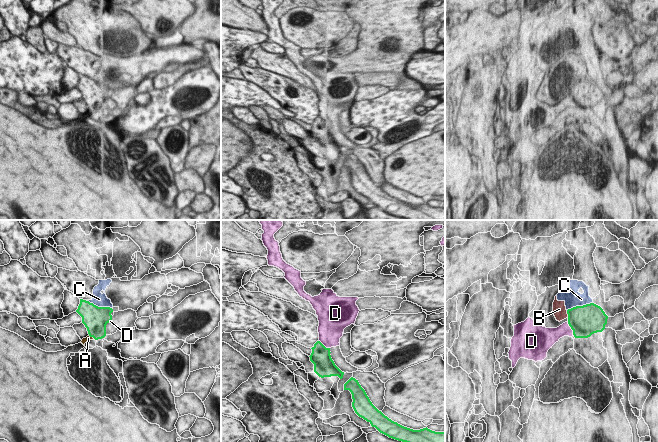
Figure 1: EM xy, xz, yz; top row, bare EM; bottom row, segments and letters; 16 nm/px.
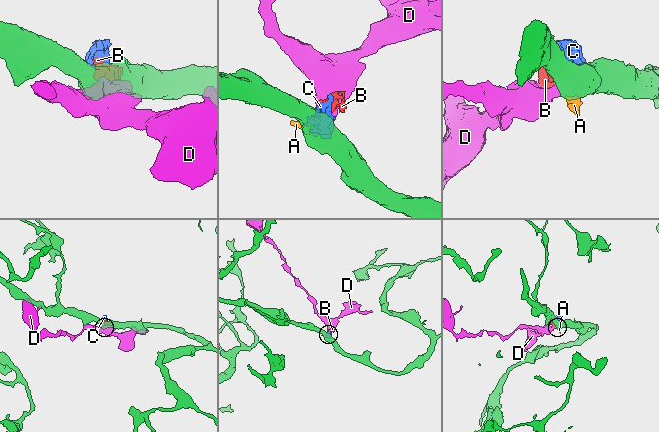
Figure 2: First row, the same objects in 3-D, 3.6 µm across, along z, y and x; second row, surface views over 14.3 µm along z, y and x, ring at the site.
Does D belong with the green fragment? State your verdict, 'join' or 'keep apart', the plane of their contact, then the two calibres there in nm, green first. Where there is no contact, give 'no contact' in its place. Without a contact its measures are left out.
keep apart; contact in yz; calibres 480 and 190 nm

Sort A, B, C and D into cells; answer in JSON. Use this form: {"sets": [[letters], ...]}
{"sets": [["A"], ["B", "C"], ["D"]]}

